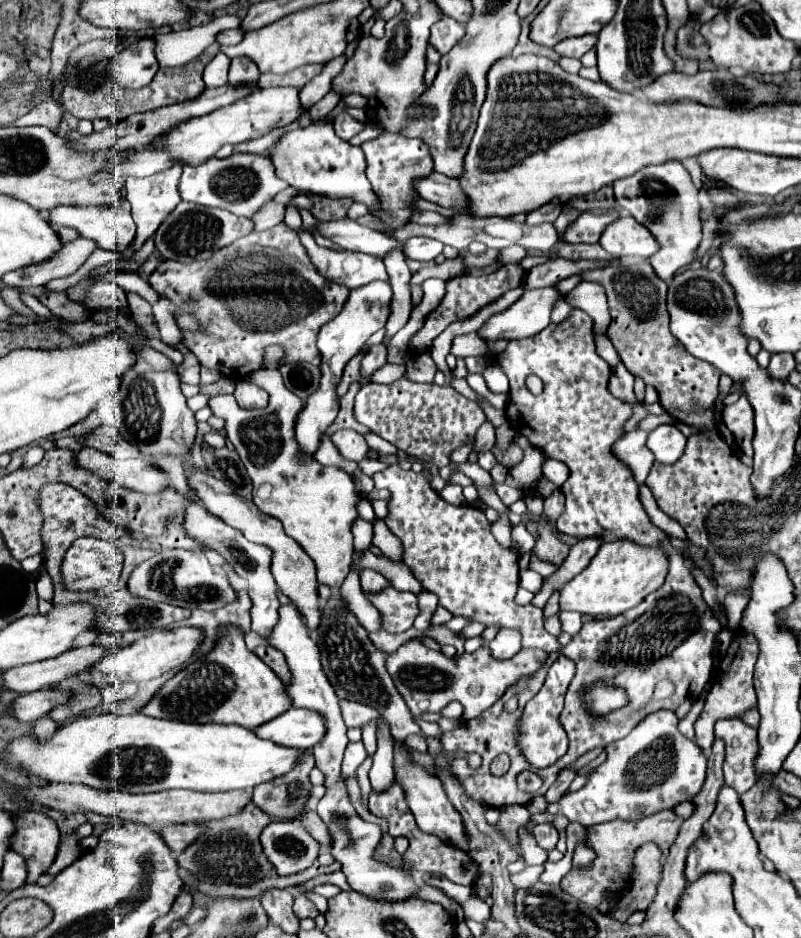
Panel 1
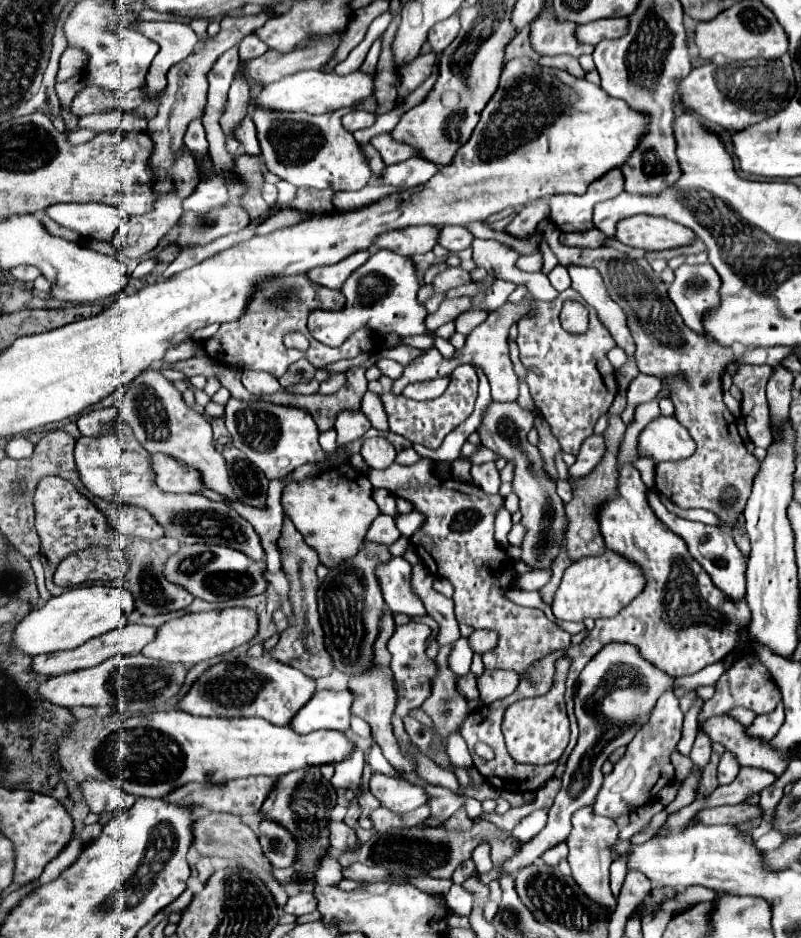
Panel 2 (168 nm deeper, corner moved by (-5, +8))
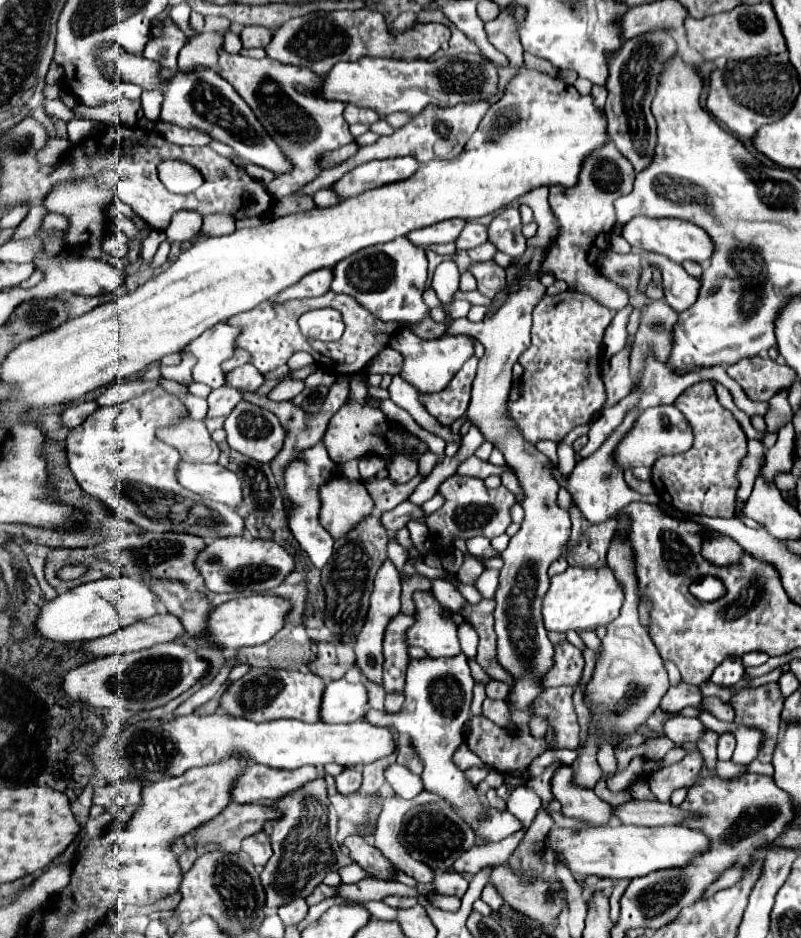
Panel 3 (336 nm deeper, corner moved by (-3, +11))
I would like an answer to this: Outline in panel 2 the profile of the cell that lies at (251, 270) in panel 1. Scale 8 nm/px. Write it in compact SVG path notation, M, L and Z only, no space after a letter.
M308 275L278 277L278 281L266 281L266 285L262 285L262 289L258 289L258 293L254 293L254 297L250 297L250 305L246 305L246 313L242 313L242 317L238 321L224 323L218 329L218 333L204 343L206 353L222 365L266 371L278 379L286 373L288 365L292 365L294 361L298 361L302 357L306 357L316 367L326 367L340 359L352 359L352 357L360 355L362 351L372 351L374 347L332 349L314 339L310 339L310 349L306 353L284 347L282 337L286 333L290 333L290 331L300 331L304 335L308 333L308 329L306 329L308 313L312 313L314 309L334 309L334 303L336 303L336 309L344 309L344 303L346 303L346 297L340 291L322 289L322 285L314 285L312 281L306 281L306 277Z

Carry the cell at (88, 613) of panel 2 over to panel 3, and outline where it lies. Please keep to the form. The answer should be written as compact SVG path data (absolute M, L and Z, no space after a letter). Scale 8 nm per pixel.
M132 576L102 578L94 582L80 584L64 594L58 594L54 600L46 602L38 616L38 632L54 642L86 642L102 636L110 636L116 630L122 630L138 620L154 616L156 610L154 592L140 580Z

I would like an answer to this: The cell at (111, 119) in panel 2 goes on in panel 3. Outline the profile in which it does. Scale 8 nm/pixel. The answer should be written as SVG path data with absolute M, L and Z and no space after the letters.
M46 98L46 100L44 100L44 108L46 108L46 112L48 112L52 118L60 118L60 120L64 120L64 122L68 122L68 120L74 118L74 116L72 116L72 110L66 108L62 100L48 100L48 98Z

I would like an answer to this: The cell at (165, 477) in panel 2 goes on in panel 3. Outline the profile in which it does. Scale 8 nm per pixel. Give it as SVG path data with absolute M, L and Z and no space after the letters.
M180 462L178 482L214 502L236 508L242 502L242 484L238 476L220 464L188 464Z

